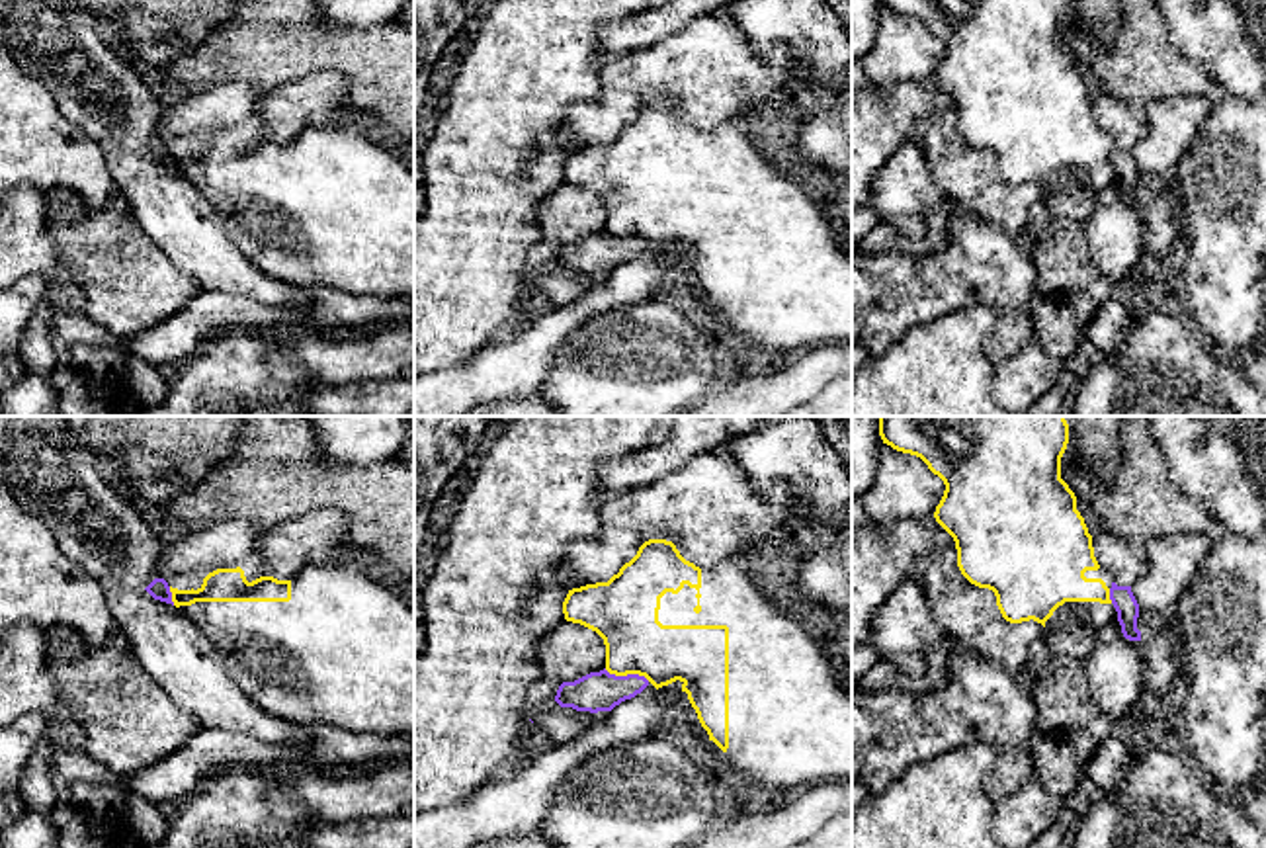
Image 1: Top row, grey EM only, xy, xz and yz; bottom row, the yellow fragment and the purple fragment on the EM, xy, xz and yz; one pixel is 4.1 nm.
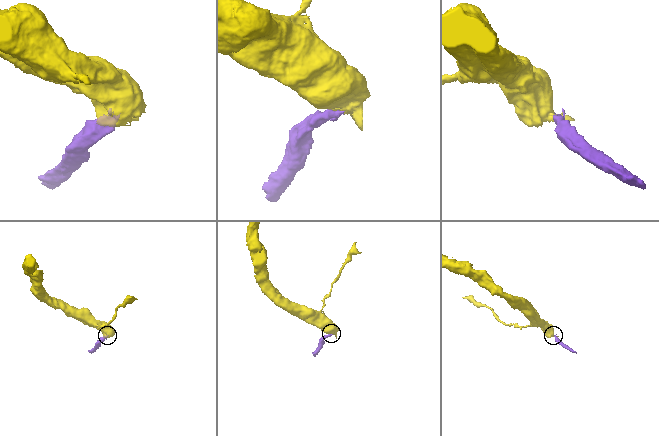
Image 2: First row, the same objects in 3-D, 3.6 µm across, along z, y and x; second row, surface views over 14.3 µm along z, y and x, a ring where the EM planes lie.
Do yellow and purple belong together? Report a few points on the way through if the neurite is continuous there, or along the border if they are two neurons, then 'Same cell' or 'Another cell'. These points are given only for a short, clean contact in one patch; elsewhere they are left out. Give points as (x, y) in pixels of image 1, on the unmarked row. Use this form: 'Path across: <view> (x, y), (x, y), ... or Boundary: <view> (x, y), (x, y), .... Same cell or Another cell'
Boundary: xz (604, 231), (616, 237), (643, 237), (649, 243). Another cell

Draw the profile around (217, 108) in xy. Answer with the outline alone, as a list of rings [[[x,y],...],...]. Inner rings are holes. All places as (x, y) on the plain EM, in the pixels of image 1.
[[[223,82],[205,90],[188,92],[164,111],[156,141],[145,152],[154,162],[174,168],[170,148],[164,143],[168,135],[213,135],[231,129],[254,115],[264,90],[242,82]]]

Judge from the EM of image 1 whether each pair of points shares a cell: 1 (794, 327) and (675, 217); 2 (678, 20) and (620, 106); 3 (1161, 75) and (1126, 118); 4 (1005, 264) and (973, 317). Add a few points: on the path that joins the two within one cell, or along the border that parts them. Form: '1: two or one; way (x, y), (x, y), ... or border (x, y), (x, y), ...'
1: one; way (764, 297), (704, 237)
2: two; border (694, 20), (678, 32), (624, 55)
3: two; border (1104, 88), (1124, 96), (1139, 112)
4: two; border (936, 317), (970, 305), (991, 305), (999, 323)

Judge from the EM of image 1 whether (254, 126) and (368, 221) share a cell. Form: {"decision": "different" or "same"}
{"decision": "same"}

